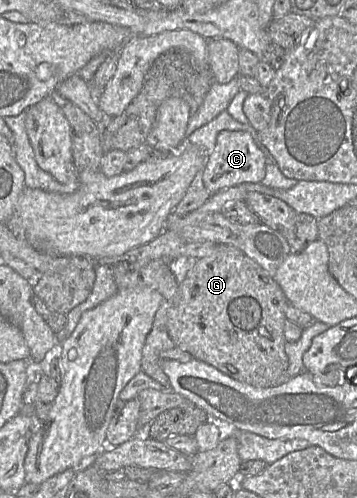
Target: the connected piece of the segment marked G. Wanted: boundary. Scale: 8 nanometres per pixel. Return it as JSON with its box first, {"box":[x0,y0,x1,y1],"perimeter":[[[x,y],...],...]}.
{"box":[166,244,288,387],"perimeter":[[[218,244],[210,255],[192,261],[178,291],[167,305],[166,327],[175,346],[238,381],[254,387],[274,387],[285,380],[288,357],[284,345],[287,298],[274,278],[240,249]]]}

